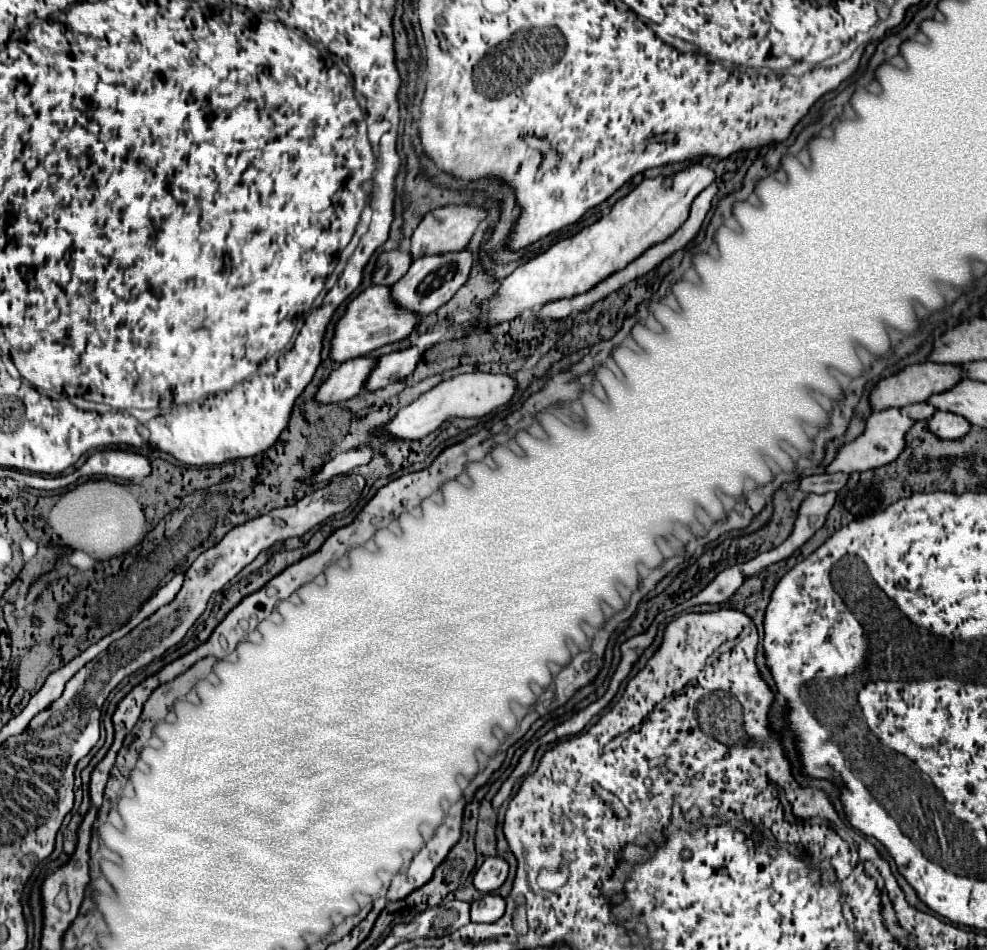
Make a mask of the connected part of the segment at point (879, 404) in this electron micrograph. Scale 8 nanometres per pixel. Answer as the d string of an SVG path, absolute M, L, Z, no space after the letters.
M918 363L918 365L908 365L900 369L896 375L890 375L886 379L880 379L874 389L870 391L870 407L872 411L882 411L890 407L904 407L912 403L922 403L930 395L946 391L954 387L954 383L962 381L962 369L958 365L938 365L938 363Z

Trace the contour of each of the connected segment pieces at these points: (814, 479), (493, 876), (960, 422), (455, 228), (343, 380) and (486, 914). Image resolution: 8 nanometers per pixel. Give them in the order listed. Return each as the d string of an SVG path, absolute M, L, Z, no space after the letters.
M824 473L824 475L810 475L810 477L800 477L798 487L804 493L828 493L828 491L838 491L846 485L846 473Z
M490 857L474 875L474 887L480 893L492 893L508 877L508 863L502 857Z
M936 411L936 415L932 415L928 419L928 429L940 439L958 439L958 437L966 435L970 425L962 417L954 417L946 411L944 413Z
M450 205L444 209L436 209L430 211L422 223L418 225L418 229L414 231L412 239L410 239L410 255L412 261L426 257L426 255L444 255L444 253L456 253L462 251L462 247L468 245L470 237L474 235L474 231L480 227L480 221L486 217L486 211L480 207L460 207L460 205Z
M358 357L342 363L318 387L314 401L328 405L328 403L340 403L356 397L362 391L362 383L366 381L370 367L374 367L374 359L370 357Z
M484 895L482 899L470 905L470 921L472 923L494 923L504 915L506 901L498 895Z

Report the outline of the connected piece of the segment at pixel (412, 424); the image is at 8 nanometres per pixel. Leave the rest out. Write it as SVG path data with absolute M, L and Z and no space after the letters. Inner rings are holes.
M478 371L478 373L456 375L452 379L438 383L432 391L420 395L414 403L400 409L398 415L390 423L386 423L382 431L388 431L390 437L398 437L398 439L424 439L428 433L438 429L448 419L488 415L490 411L510 403L516 389L518 389L518 381L512 375L504 375L504 373L496 375L496 373Z

